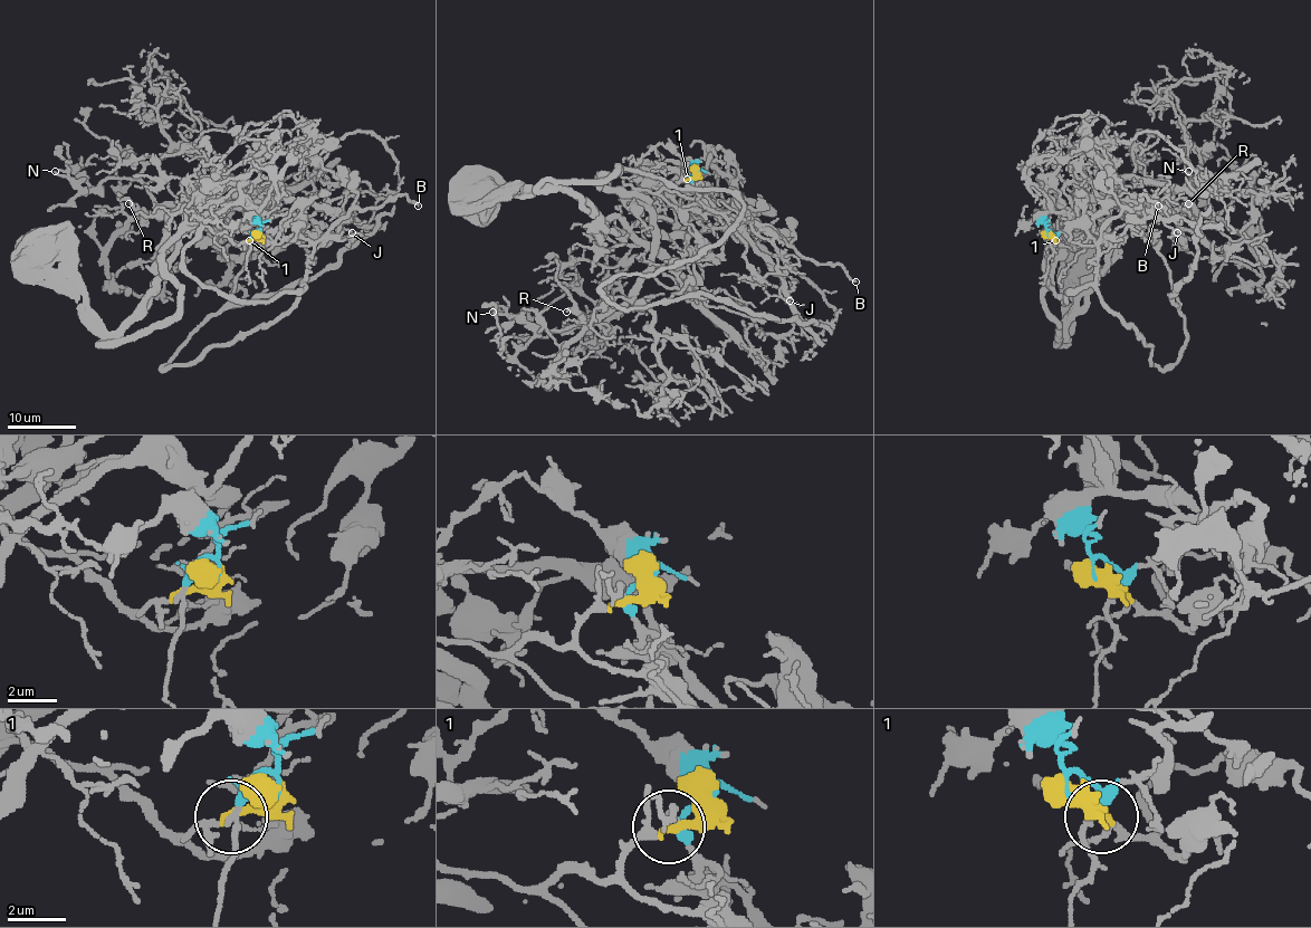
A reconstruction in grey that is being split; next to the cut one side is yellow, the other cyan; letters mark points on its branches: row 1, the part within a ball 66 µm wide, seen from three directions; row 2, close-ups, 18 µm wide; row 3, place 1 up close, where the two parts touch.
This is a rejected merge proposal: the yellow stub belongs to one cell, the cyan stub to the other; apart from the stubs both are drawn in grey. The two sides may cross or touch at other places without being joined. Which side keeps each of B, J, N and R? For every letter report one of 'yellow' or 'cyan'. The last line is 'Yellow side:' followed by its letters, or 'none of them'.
B: cyan
J: cyan
N: yellow
R: yellow
Yellow side: N, R

